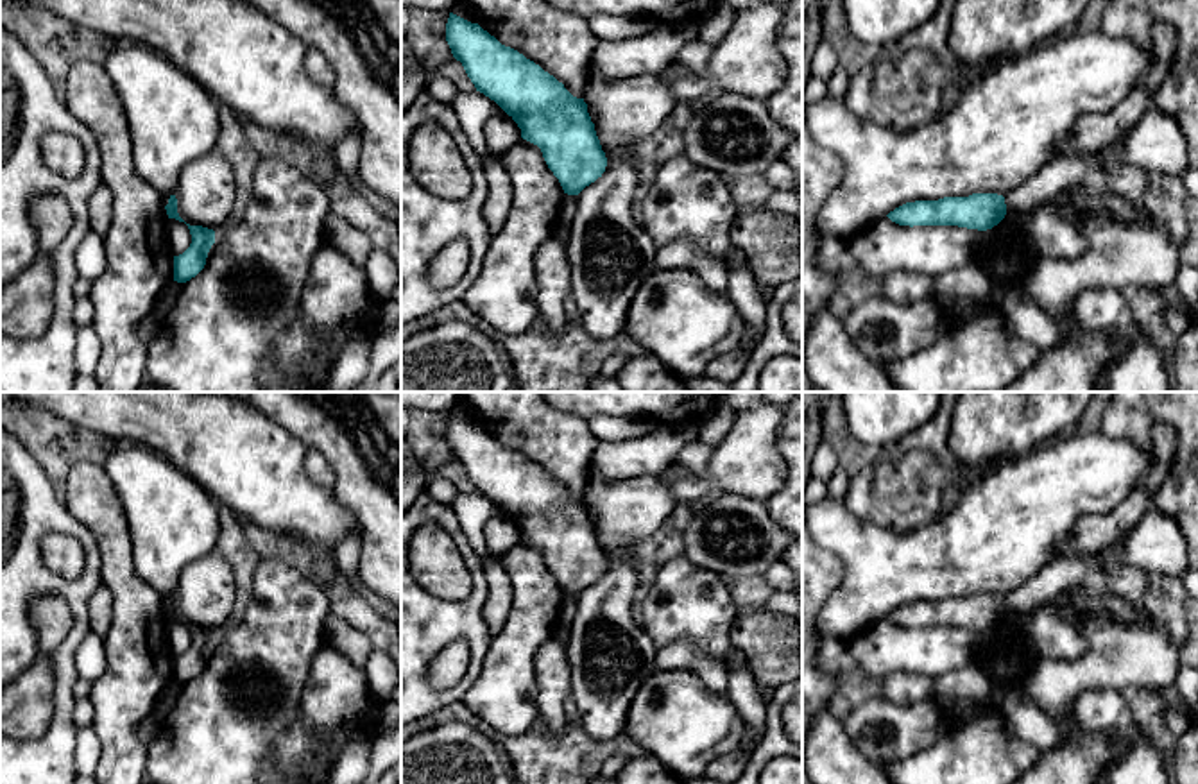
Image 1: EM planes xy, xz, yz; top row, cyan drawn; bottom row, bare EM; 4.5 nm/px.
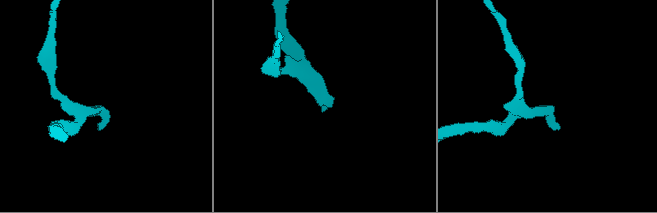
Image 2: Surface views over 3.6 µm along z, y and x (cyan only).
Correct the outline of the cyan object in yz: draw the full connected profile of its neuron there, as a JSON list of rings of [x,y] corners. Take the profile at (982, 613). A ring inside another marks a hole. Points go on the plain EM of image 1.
[[[972,594],[969,598],[944,598],[938,601],[906,603],[886,618],[899,626],[958,626],[987,632],[1006,616],[1005,598],[997,594]]]

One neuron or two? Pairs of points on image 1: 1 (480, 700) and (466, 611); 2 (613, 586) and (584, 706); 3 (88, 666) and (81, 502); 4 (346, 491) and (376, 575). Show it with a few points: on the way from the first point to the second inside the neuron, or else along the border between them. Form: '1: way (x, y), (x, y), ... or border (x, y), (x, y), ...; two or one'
1: border (491, 639), (482, 670), (461, 700); two
2: way (591, 616), (581, 632), (581, 675); one
3: border (104, 638), (104, 670), (94, 679); two
4: way (367, 512), (380, 525), (380, 553); one

